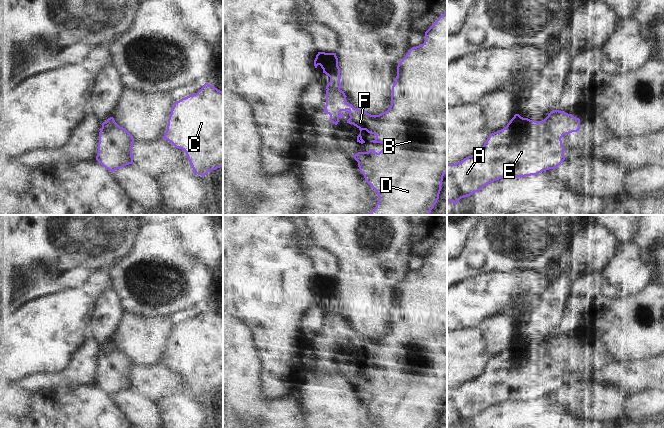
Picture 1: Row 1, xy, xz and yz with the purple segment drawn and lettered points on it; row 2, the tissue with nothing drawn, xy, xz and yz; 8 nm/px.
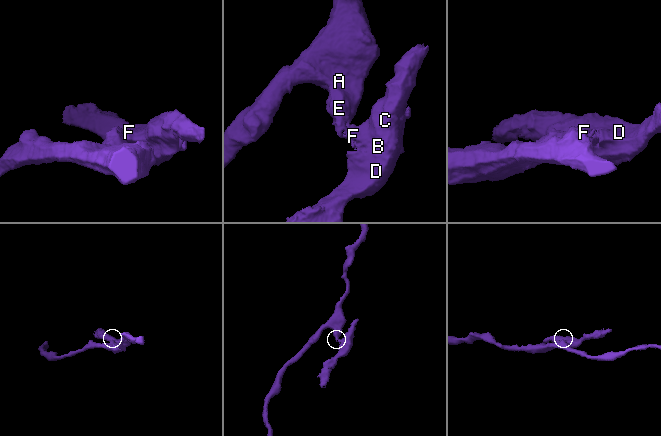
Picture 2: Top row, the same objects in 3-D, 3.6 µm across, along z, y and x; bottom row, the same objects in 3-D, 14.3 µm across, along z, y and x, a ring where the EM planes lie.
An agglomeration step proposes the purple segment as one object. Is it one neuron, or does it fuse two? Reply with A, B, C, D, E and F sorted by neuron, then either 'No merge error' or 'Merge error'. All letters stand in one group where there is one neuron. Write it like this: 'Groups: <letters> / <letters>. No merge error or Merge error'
Groups: A E / B C D F. Merge error

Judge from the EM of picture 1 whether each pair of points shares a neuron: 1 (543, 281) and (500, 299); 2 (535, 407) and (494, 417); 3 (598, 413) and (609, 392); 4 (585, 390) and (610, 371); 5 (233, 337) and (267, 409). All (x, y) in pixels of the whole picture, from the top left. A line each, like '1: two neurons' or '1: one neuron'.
1: one neuron
2: one neuron
3: one neuron
4: two neurons
5: one neuron

